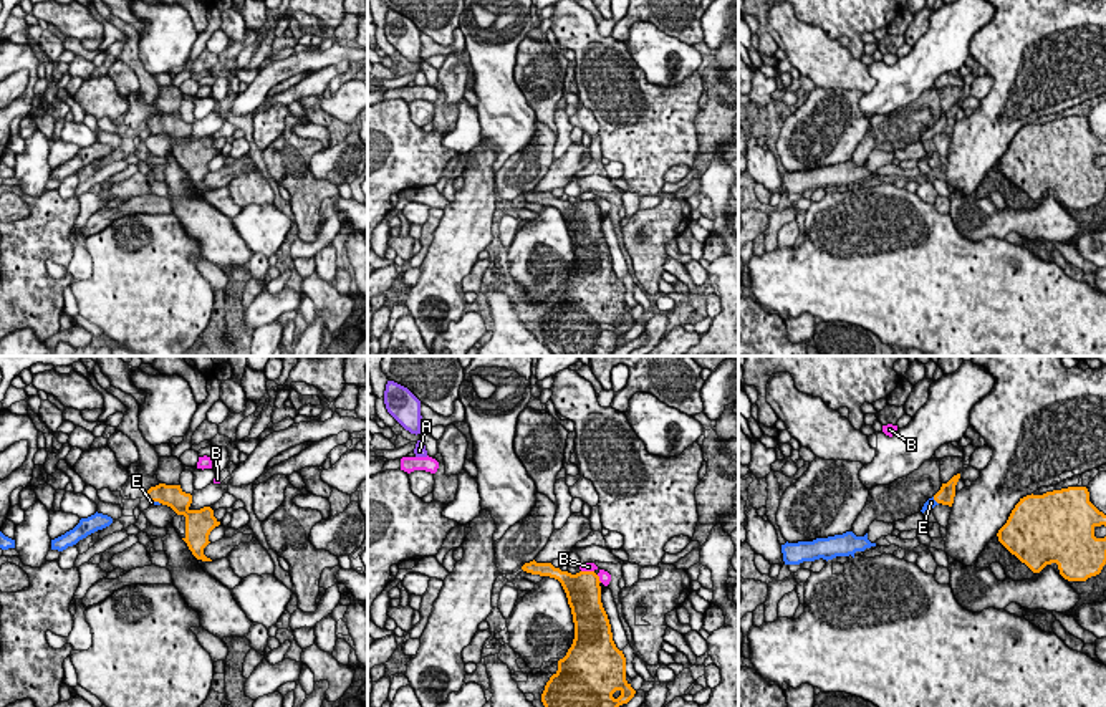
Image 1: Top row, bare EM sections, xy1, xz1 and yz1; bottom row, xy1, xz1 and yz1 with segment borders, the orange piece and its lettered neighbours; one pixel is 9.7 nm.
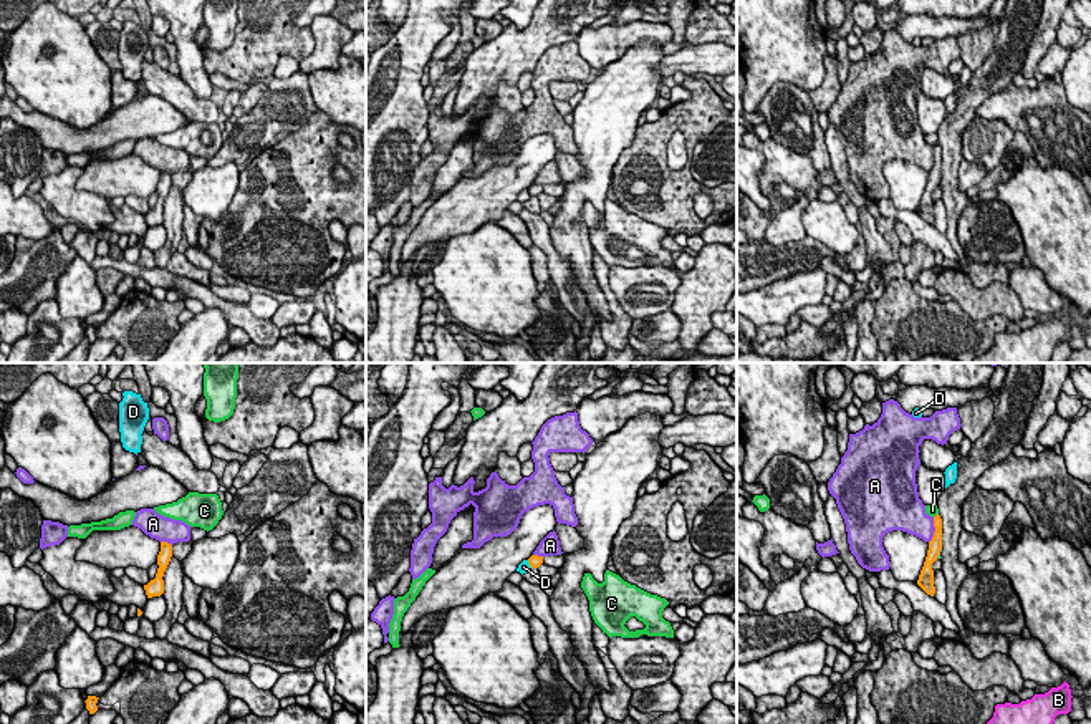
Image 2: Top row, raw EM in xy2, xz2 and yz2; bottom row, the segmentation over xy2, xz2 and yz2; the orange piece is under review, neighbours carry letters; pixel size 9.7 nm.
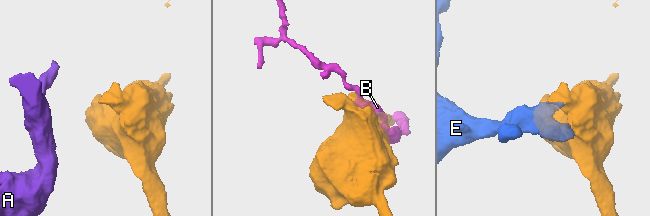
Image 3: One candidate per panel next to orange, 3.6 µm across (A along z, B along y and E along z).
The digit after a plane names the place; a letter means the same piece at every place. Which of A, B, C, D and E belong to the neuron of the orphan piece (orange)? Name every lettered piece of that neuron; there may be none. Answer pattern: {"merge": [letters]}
{"merge": ["E"]}

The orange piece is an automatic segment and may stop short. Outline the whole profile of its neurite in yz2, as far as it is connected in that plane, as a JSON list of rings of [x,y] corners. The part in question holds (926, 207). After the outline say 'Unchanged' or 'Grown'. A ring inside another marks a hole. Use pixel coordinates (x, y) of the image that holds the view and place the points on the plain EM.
[[[939,142],[934,146],[934,156],[935,161],[929,171],[927,186],[917,209],[917,214],[930,225],[935,222],[932,192],[939,187],[942,179],[942,147]]]. Unchanged

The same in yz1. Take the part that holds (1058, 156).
[[[1068,116],[1020,127],[997,166],[1033,202],[1056,192],[1065,209],[1086,210],[1099,204],[1106,194],[1106,166],[1094,166],[1094,157],[1101,154],[1106,156],[1106,144],[1089,131],[1088,118]]]. Unchanged

